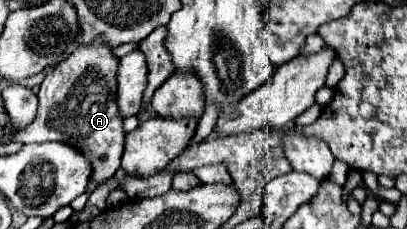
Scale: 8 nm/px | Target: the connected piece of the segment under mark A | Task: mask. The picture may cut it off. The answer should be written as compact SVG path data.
M96 36L90 44L80 44L78 50L74 50L66 60L54 66L50 74L46 74L38 98L38 116L30 126L26 126L18 136L16 142L64 142L70 144L82 152L86 152L86 158L92 162L92 178L96 182L104 182L114 176L114 172L120 166L120 156L124 152L124 128L122 128L122 114L118 110L118 84L116 84L116 72L118 72L120 58L114 56L114 48L104 42L102 36Z

